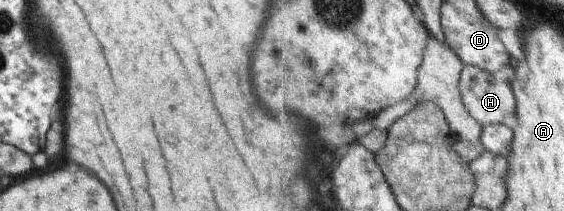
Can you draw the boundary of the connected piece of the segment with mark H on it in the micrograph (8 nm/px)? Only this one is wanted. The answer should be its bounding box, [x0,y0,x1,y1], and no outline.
[460,64,517,128]

